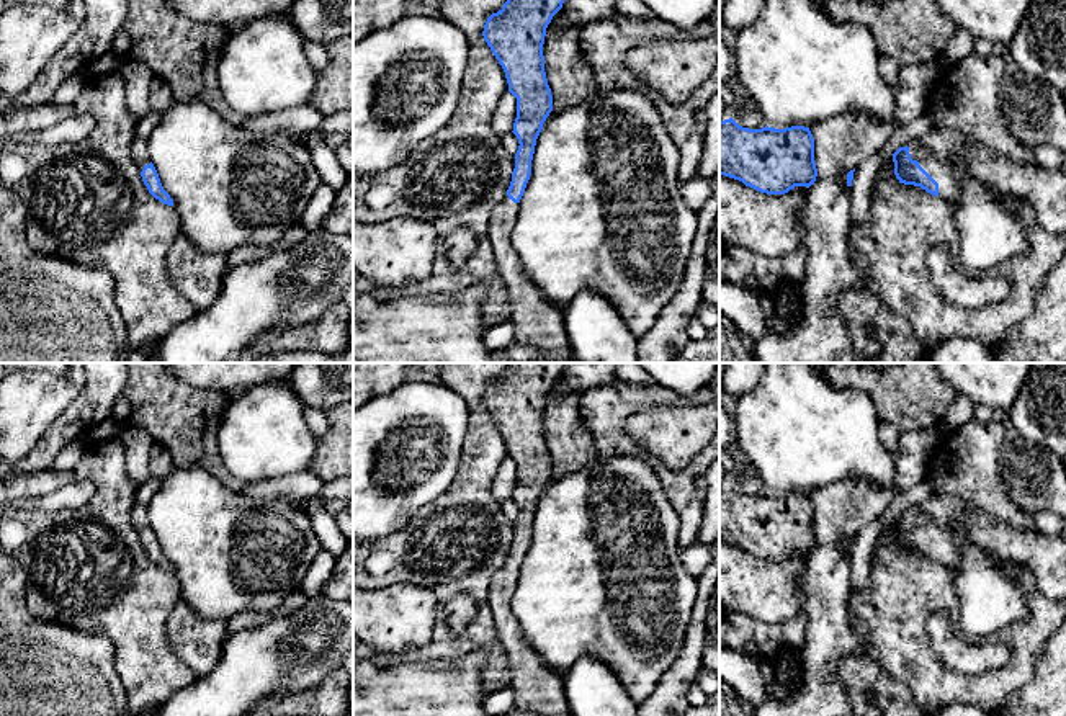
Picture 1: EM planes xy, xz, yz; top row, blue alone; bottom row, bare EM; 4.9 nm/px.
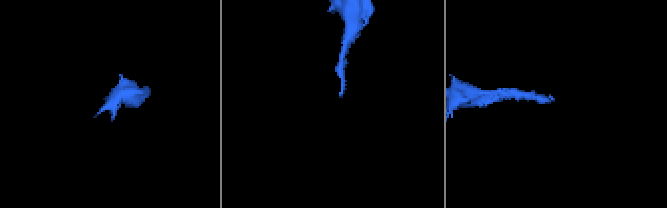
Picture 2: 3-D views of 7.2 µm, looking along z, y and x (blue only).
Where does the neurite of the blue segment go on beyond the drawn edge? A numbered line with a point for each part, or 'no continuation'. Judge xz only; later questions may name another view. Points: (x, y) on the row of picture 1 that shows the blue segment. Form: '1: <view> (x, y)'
1: xz (537, 322)

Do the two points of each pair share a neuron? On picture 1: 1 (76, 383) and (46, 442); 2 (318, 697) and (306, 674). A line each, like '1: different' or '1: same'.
1: different
2: different

